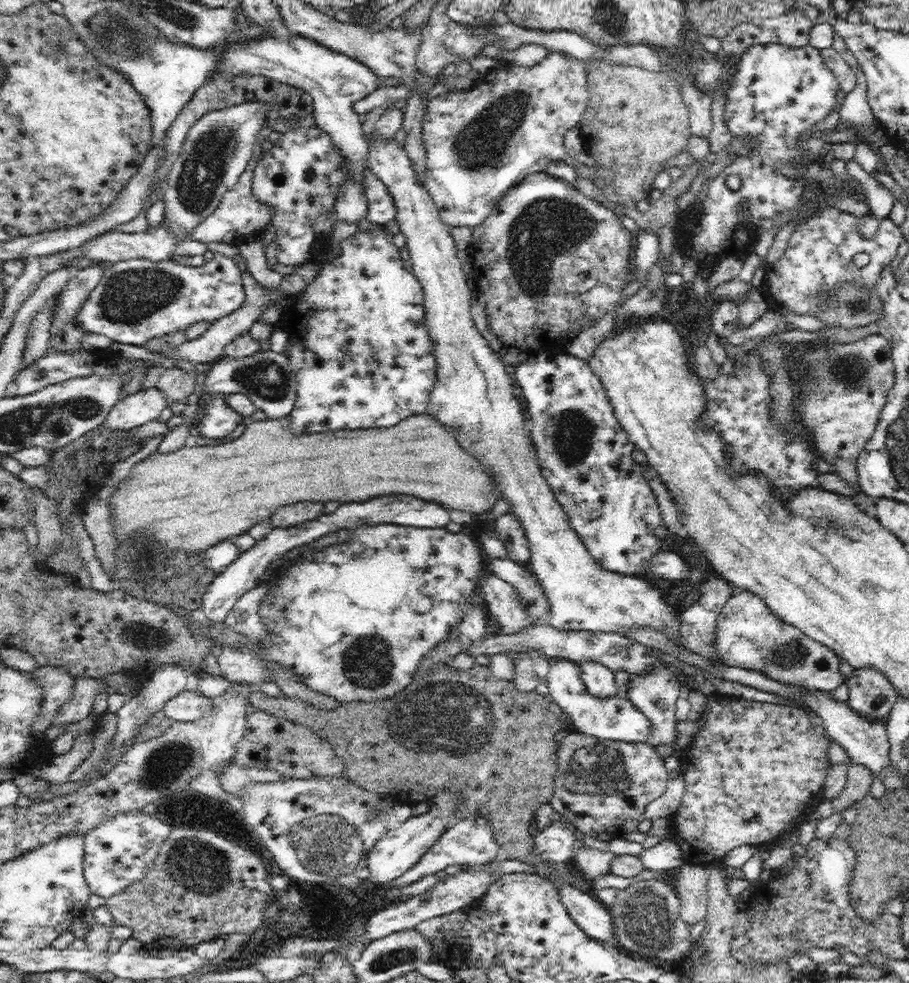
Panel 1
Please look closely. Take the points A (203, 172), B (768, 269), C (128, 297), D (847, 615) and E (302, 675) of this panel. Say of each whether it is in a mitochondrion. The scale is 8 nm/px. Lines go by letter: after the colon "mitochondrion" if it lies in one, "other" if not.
A: mitochondrion
B: other
C: mitochondrion
D: other
E: other

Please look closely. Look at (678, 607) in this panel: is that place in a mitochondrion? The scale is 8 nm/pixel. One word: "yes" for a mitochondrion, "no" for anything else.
no

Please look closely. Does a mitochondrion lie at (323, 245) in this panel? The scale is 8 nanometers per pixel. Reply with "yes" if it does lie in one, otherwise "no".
no

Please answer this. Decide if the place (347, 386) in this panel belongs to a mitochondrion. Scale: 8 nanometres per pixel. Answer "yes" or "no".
no

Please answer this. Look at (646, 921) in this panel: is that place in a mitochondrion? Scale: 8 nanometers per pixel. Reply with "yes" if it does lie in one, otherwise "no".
yes

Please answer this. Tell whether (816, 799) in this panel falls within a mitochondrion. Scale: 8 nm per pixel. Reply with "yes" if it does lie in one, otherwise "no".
no

